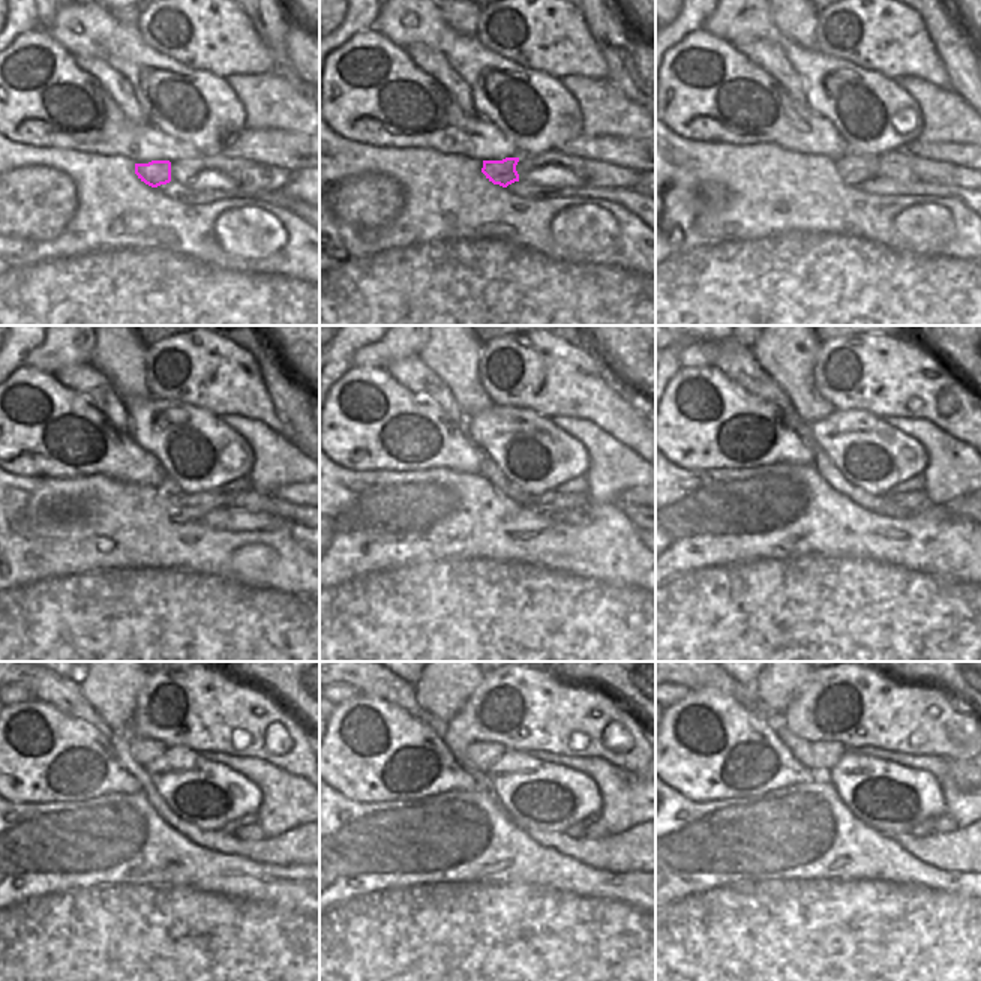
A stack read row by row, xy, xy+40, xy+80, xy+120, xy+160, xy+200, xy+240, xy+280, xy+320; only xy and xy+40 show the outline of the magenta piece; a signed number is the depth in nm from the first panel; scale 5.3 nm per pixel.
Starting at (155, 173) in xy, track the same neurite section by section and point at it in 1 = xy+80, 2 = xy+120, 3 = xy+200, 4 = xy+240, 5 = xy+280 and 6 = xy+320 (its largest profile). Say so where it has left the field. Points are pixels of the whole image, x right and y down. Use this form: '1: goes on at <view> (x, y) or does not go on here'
1: goes on at xy+80 (852, 168)
2: goes on at xy+120 (183, 507)
3: goes on at xy+200 (918, 500)
4: goes on at xy+240 (248, 833)
5: goes on at xy+280 (597, 830)
6: goes on at xy+320 (944, 824)

